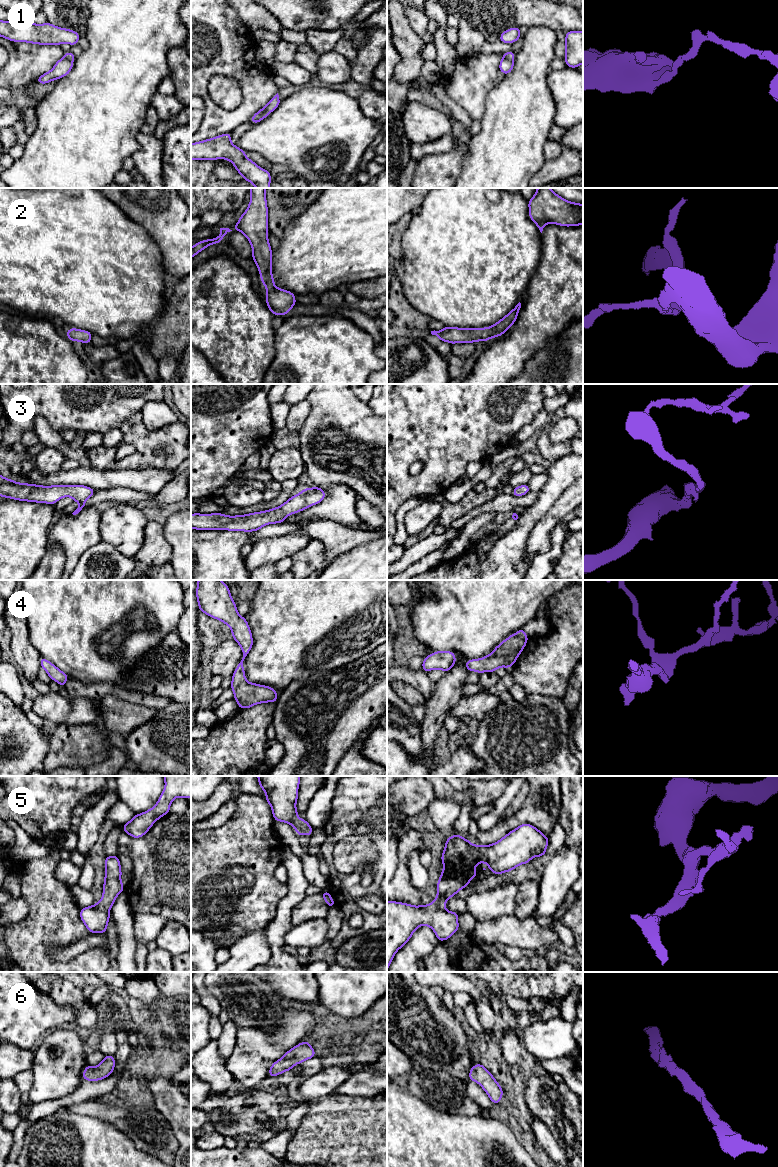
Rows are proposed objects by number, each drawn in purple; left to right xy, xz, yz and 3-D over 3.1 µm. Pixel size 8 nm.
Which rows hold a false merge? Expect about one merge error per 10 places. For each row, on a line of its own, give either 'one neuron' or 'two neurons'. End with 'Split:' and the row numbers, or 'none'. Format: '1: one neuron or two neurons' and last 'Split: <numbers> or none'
1: two neurons
2: one neuron
3: one neuron
4: one neuron
5: one neuron
6: one neuron
Split: 1

